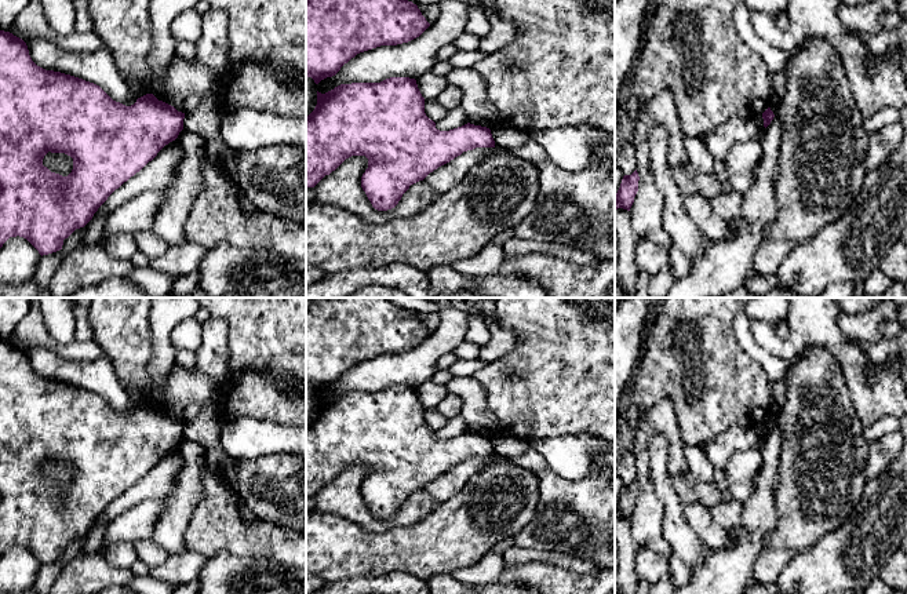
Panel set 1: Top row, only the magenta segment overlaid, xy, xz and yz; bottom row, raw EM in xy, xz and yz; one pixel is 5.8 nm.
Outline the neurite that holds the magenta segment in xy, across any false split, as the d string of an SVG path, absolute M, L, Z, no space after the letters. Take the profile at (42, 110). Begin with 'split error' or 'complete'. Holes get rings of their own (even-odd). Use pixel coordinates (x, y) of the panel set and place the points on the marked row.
complete | M0 30L0 248L10 237L19 236L26 238L41 256L62 249L63 240L76 229L84 227L116 189L139 172L165 145L178 138L183 130L183 119L185 113L159 101L153 94L146 94L138 98L134 105L125 106L113 101L94 83L61 72L45 70L32 61L28 45L22 39L10 32ZM48 152L65 153L73 158L73 170L68 176L51 172L43 165L43 158Z

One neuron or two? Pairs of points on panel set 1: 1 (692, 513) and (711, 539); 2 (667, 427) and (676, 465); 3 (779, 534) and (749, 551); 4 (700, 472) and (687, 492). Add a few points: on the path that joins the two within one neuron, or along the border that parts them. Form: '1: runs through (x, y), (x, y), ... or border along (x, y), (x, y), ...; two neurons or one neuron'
1: runs through (699, 520), (710, 532); one neuron
2: runs through (673, 437), (674, 455); one neuron
3: border along (776, 511), (776, 524), (765, 535), (764, 549); two neurons
4: border along (687, 469), (698, 478), (711, 483); two neurons

